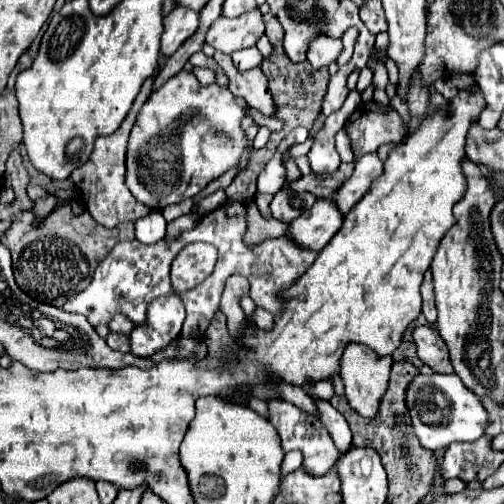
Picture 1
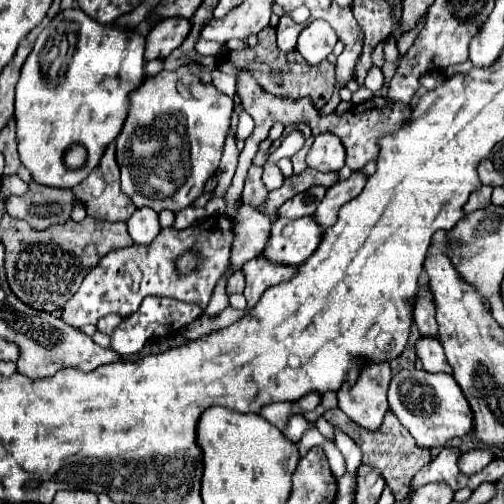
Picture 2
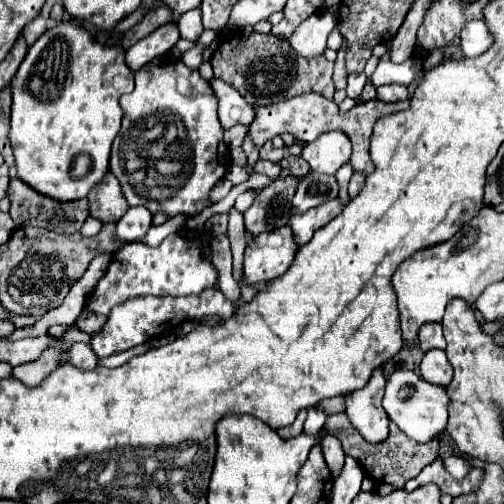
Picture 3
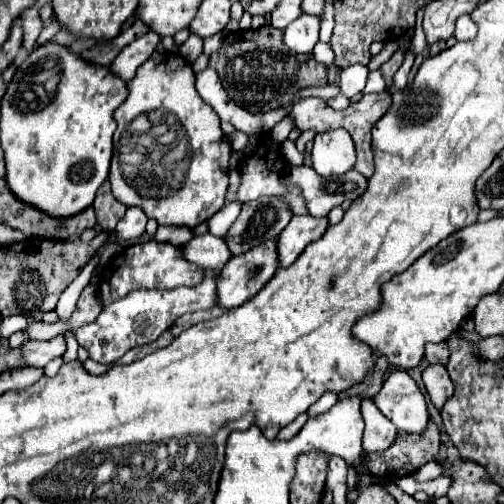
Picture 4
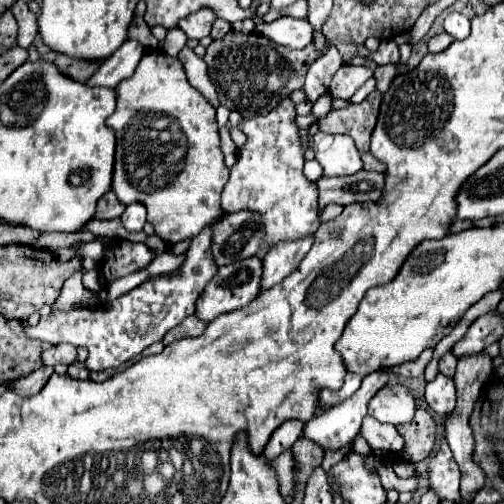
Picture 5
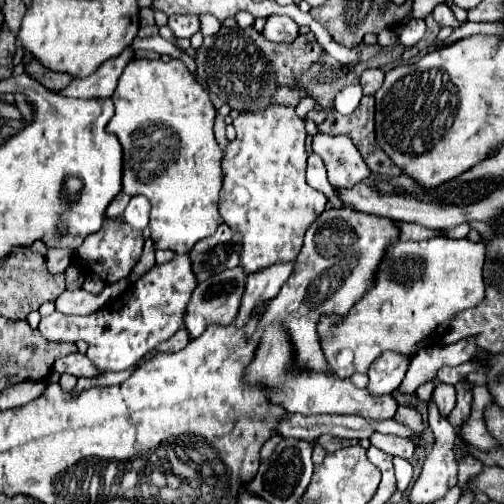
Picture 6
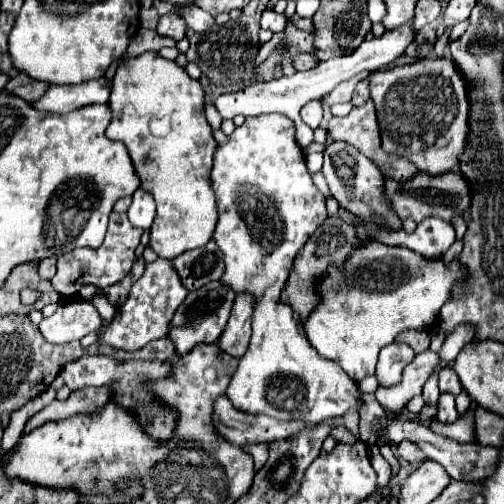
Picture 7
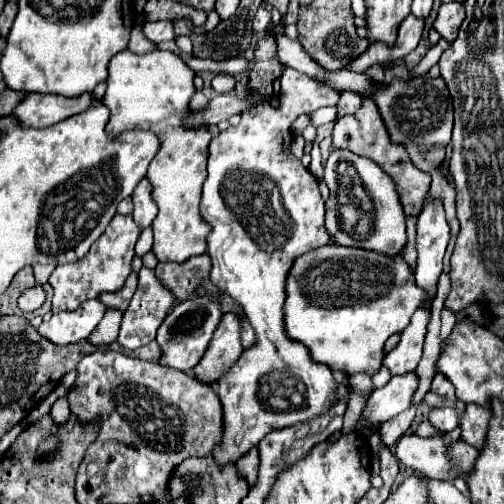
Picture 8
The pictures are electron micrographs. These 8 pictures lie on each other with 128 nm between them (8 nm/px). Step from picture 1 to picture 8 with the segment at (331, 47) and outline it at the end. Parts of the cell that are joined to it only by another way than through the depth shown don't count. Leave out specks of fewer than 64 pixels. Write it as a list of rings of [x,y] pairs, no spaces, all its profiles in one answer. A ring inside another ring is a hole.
[[[258,8],[256,16],[254,16],[254,30],[256,30],[256,32],[264,32],[264,30],[268,28],[268,24],[270,24],[270,22],[272,22],[270,12],[268,12],[268,10],[264,10],[264,8]]]

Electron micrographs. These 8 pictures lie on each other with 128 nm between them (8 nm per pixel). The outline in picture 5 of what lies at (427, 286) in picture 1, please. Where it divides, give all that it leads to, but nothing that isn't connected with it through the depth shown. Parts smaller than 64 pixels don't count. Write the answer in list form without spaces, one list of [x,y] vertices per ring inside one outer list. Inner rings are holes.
[[[446,352],[442,358],[440,358],[440,362],[438,362],[438,368],[440,368],[440,372],[444,372],[446,376],[454,376],[454,370],[456,370],[456,358],[450,354],[450,352]]]

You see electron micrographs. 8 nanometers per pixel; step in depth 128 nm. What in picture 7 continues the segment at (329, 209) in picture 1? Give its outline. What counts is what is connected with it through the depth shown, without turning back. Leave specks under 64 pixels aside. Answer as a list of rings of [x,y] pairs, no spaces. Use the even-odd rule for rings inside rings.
[[[220,280],[208,282],[202,288],[188,292],[186,300],[180,304],[180,308],[172,318],[172,330],[168,334],[176,344],[176,352],[184,356],[200,342],[216,342],[228,324],[234,298],[236,298],[236,292],[232,292],[232,288],[228,288],[226,284],[220,284]]]

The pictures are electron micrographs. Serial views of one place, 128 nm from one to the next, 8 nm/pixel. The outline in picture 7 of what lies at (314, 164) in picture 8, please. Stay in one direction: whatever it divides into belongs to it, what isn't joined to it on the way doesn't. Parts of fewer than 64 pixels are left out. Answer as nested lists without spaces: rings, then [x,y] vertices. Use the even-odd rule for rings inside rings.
[[[404,24],[392,32],[386,32],[382,38],[374,38],[374,40],[364,40],[352,54],[348,56],[340,56],[340,58],[332,58],[326,62],[318,62],[316,68],[306,70],[306,72],[296,72],[294,76],[282,76],[278,80],[270,80],[270,82],[256,82],[250,84],[238,92],[230,92],[230,94],[222,94],[214,106],[220,112],[222,118],[234,118],[236,114],[242,116],[258,116],[258,114],[266,114],[266,112],[280,112],[286,114],[288,118],[292,118],[296,126],[296,140],[302,148],[306,148],[314,141],[314,132],[308,127],[300,117],[300,108],[314,100],[314,98],[322,98],[328,92],[332,92],[340,82],[350,80],[356,74],[368,74],[374,70],[380,70],[382,66],[394,62],[394,58],[398,58],[400,54],[404,54],[406,46],[414,40],[414,26],[412,24]]]

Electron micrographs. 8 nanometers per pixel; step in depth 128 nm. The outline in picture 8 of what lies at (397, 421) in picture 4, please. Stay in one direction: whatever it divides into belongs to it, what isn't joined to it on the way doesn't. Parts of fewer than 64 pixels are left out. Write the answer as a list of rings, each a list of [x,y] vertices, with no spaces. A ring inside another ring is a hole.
[[[284,66],[279,92],[280,108],[260,104],[252,110],[246,110],[238,126],[230,126],[228,130],[212,138],[208,158],[208,178],[202,190],[200,214],[204,216],[206,222],[212,224],[212,232],[208,236],[208,254],[212,258],[210,280],[220,292],[234,298],[242,306],[250,326],[256,332],[256,342],[250,348],[246,348],[242,356],[236,360],[236,364],[218,380],[218,396],[224,408],[224,438],[214,452],[218,464],[226,464],[230,460],[236,462],[252,446],[256,446],[268,432],[314,420],[316,416],[328,412],[328,408],[338,400],[336,394],[338,384],[332,376],[332,370],[326,364],[316,364],[308,348],[292,340],[284,332],[284,300],[286,300],[284,288],[296,256],[302,256],[304,252],[328,244],[328,232],[324,228],[326,206],[324,200],[320,198],[318,180],[290,152],[290,144],[294,138],[292,122],[304,112],[314,112],[316,108],[322,106],[336,106],[340,100],[340,92],[312,80],[290,66]]]

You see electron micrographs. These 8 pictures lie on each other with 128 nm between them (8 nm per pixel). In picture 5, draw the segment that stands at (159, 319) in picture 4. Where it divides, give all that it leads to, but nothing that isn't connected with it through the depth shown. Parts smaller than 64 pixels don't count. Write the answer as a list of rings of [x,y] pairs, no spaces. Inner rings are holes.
[[[214,220],[200,232],[190,248],[186,250],[186,260],[180,270],[182,276],[160,276],[158,280],[152,278],[128,294],[112,300],[112,304],[100,304],[98,308],[88,308],[88,310],[74,310],[68,314],[52,314],[42,318],[36,326],[23,323],[24,332],[32,338],[38,338],[42,342],[50,342],[46,338],[52,338],[50,344],[60,344],[68,342],[74,346],[86,346],[88,348],[88,360],[86,366],[92,372],[116,368],[122,362],[138,356],[144,348],[148,348],[154,342],[160,342],[164,334],[178,326],[186,316],[196,312],[196,300],[200,298],[200,292],[208,286],[208,280],[216,276],[218,266],[212,260],[212,232],[220,220]]]

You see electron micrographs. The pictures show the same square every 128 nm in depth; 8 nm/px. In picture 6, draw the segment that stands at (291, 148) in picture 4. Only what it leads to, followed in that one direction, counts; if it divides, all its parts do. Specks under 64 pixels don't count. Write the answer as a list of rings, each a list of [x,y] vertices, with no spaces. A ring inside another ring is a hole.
[[[310,154],[308,156],[308,170],[306,170],[306,180],[312,188],[324,192],[328,196],[328,200],[333,204],[333,208],[340,209],[343,207],[342,202],[336,196],[335,192],[332,192],[334,188],[328,184],[328,178],[326,178],[326,168],[324,168],[324,162],[316,156],[316,154]]]

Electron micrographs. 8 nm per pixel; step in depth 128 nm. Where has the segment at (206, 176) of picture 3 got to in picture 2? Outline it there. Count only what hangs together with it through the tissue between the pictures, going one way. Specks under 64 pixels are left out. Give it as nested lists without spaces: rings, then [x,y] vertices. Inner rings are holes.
[[[180,68],[180,70],[174,70],[174,72],[168,72],[168,70],[162,70],[160,74],[156,76],[146,76],[144,78],[144,84],[132,92],[130,96],[130,112],[128,112],[128,118],[124,122],[124,128],[120,132],[120,136],[116,138],[116,160],[118,160],[118,166],[120,166],[120,172],[122,172],[122,192],[136,204],[136,208],[152,208],[156,212],[168,208],[168,210],[182,210],[186,206],[190,206],[204,190],[204,184],[210,176],[216,174],[218,170],[218,164],[220,164],[220,158],[222,158],[222,150],[224,150],[224,140],[226,140],[226,134],[230,130],[230,118],[232,118],[232,110],[234,110],[234,100],[222,92],[218,92],[212,84],[202,84],[198,76],[190,74],[188,68]]]

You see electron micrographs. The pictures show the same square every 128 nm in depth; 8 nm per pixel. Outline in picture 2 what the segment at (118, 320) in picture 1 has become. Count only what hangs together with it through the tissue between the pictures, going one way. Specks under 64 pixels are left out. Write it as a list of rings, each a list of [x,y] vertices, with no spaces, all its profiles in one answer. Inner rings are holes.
[[[108,314],[108,316],[104,316],[104,318],[98,320],[96,328],[100,332],[104,332],[104,334],[112,334],[116,330],[116,324],[120,324],[120,320],[124,320],[124,318],[122,316],[116,316],[116,314]]]

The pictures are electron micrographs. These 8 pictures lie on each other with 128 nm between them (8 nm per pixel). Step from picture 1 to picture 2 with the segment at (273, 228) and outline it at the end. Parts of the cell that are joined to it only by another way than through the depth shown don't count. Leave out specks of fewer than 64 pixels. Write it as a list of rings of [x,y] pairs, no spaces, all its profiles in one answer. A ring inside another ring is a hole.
[[[242,204],[236,212],[234,218],[234,244],[232,244],[232,258],[230,258],[230,268],[226,272],[226,278],[242,268],[244,262],[256,258],[268,244],[272,220],[254,210],[248,204]]]

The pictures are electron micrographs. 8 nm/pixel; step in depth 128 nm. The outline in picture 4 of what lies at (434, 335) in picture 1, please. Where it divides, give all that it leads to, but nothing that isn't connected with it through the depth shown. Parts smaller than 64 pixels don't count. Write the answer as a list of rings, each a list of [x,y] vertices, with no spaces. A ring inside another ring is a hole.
[[[430,364],[422,372],[422,380],[424,380],[424,386],[428,390],[430,402],[436,408],[440,408],[452,396],[452,392],[454,392],[454,384],[452,384],[444,364]]]

